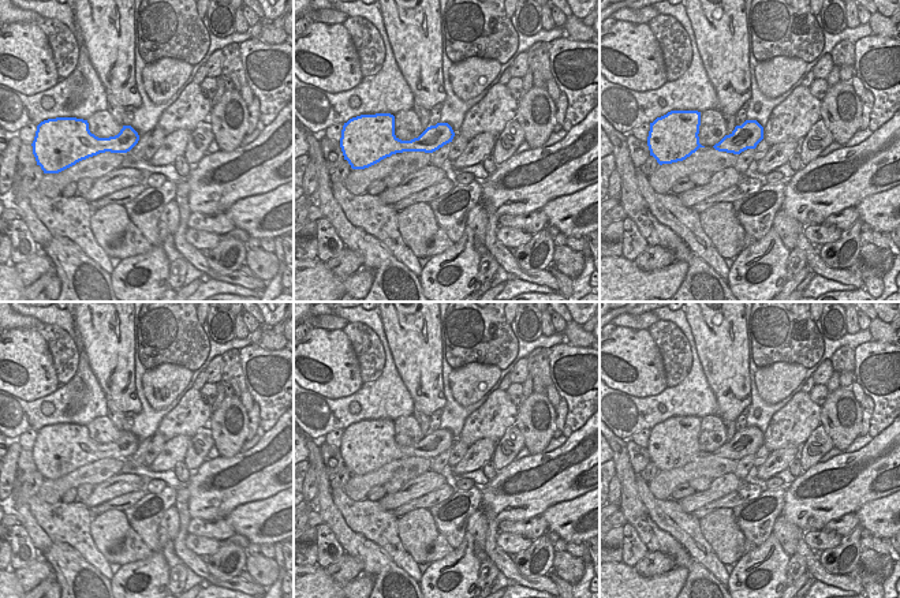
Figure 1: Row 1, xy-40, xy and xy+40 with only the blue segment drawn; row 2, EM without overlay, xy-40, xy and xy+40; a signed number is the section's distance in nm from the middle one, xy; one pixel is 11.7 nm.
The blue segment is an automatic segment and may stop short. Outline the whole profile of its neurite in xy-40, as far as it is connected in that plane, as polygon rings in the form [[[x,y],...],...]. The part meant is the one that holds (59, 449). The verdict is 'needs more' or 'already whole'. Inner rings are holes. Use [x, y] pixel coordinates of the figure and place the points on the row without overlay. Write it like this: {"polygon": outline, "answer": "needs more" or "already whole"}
{"polygon": [[[56,423],[37,431],[31,452],[44,479],[59,479],[100,459],[127,459],[138,446],[139,441],[131,431],[123,431],[115,442],[98,444],[90,438],[87,426]]], "answer": "already whole"}

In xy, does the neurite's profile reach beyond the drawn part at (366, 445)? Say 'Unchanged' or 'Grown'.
Unchanged.

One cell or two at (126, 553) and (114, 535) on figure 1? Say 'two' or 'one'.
two

